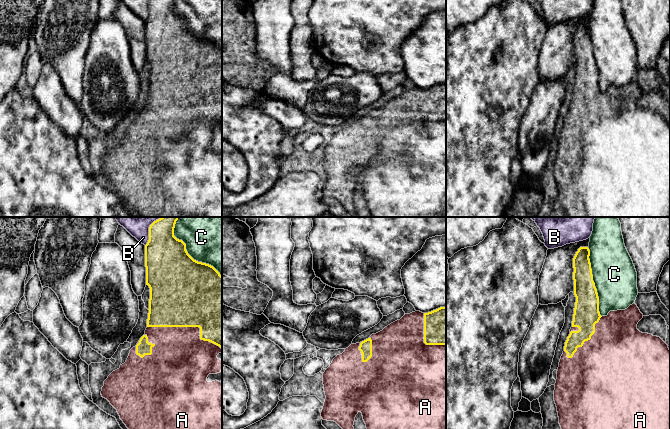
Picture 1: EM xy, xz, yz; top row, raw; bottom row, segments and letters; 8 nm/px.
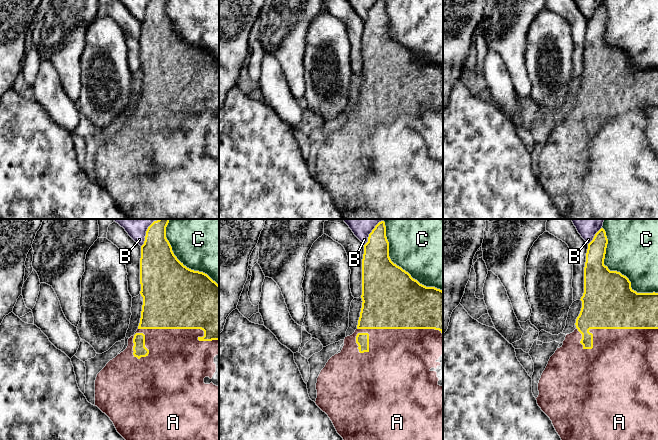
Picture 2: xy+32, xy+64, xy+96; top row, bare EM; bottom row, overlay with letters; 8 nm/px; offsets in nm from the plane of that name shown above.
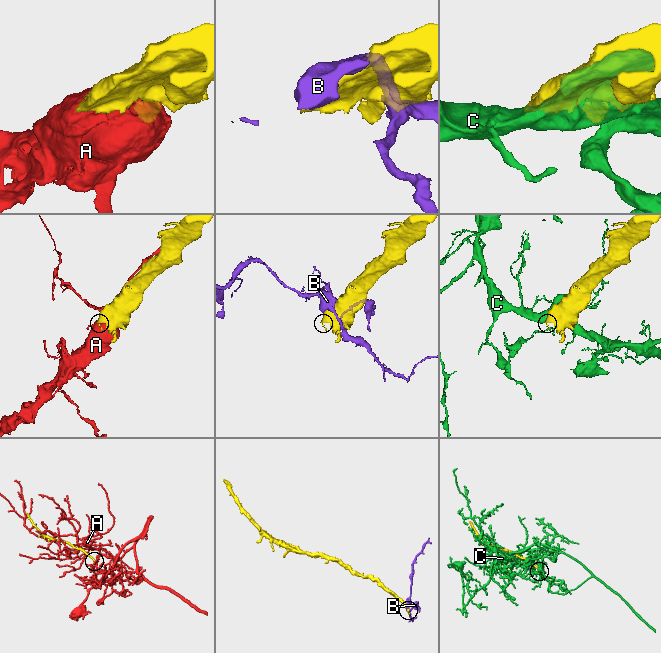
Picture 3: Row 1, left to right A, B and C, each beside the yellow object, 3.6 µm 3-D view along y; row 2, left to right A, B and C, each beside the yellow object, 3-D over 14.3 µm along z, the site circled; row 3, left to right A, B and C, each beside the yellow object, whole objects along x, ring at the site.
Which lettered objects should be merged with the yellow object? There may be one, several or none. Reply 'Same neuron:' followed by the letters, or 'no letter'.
Same neuron: A

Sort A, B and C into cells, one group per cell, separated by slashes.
A / B / C

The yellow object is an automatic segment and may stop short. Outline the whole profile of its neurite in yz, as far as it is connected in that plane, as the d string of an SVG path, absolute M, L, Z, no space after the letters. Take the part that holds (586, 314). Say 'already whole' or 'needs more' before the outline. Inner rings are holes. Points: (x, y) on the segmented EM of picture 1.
needs more; M580 247L573 258L574 295L576 302L572 327L559 362L554 390L554 401L561 429L670 429L670 349L660 337L642 333L637 329L637 324L643 318L643 314L635 303L625 310L610 311L607 316L600 315L599 297L593 281L589 256L589 248Z

